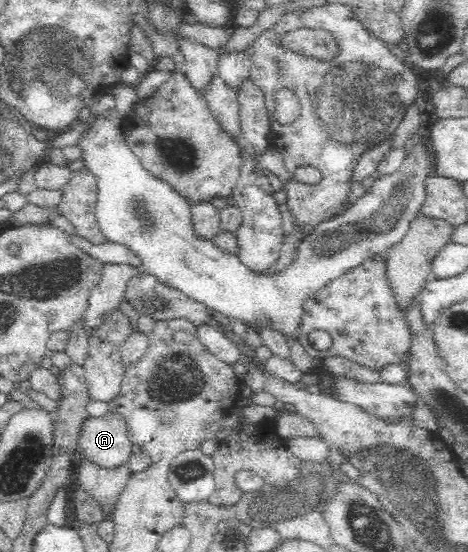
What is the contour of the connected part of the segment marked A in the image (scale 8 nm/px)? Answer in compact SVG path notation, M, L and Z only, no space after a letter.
M108 411L102 417L89 417L83 424L80 432L76 458L89 457L104 468L116 468L125 465L132 457L132 441L125 417L119 413Z

